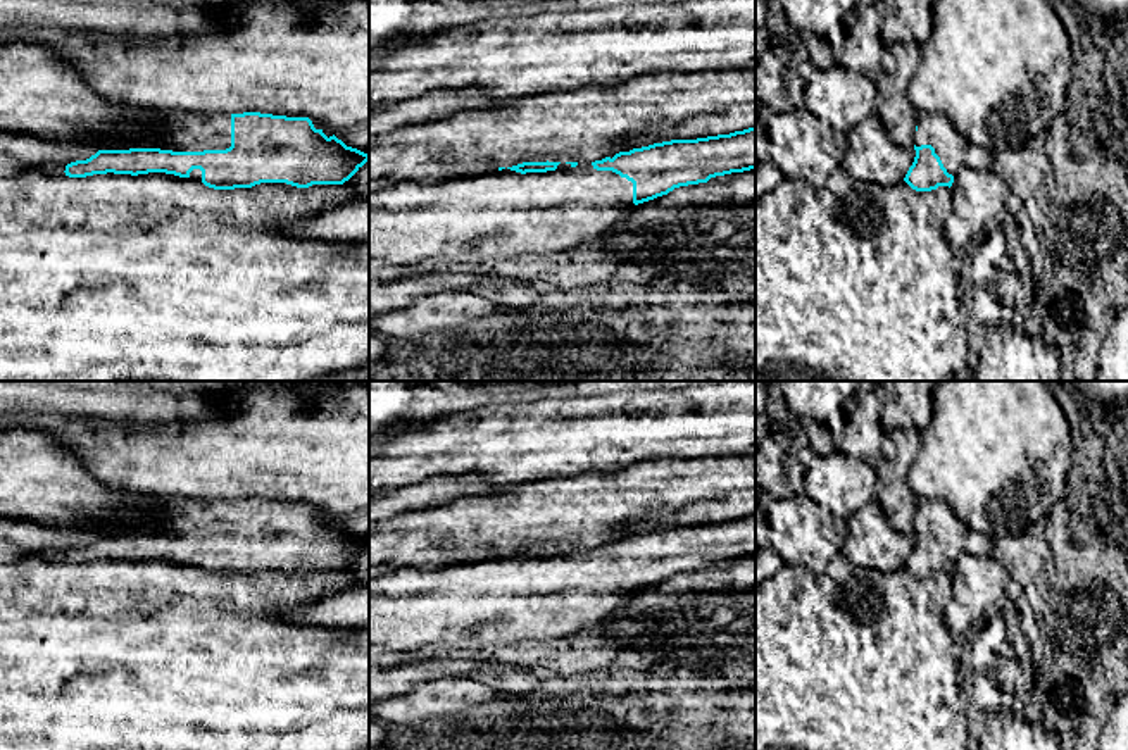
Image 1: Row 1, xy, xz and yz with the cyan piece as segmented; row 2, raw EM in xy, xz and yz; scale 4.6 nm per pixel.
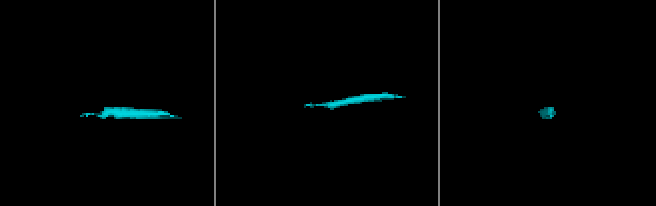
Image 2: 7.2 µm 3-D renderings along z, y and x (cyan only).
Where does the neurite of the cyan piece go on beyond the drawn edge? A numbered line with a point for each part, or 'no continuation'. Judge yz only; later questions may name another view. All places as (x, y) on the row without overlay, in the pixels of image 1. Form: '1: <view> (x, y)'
1: yz (935, 516)

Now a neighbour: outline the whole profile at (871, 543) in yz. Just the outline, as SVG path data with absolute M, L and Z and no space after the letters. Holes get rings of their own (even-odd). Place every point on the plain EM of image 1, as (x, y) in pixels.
M880 502L862 505L847 521L842 555L855 567L893 572L904 567L916 536L897 533L883 514Z

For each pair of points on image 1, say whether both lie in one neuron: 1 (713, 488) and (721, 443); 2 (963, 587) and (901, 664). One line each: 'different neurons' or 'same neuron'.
1: different neurons
2: different neurons

